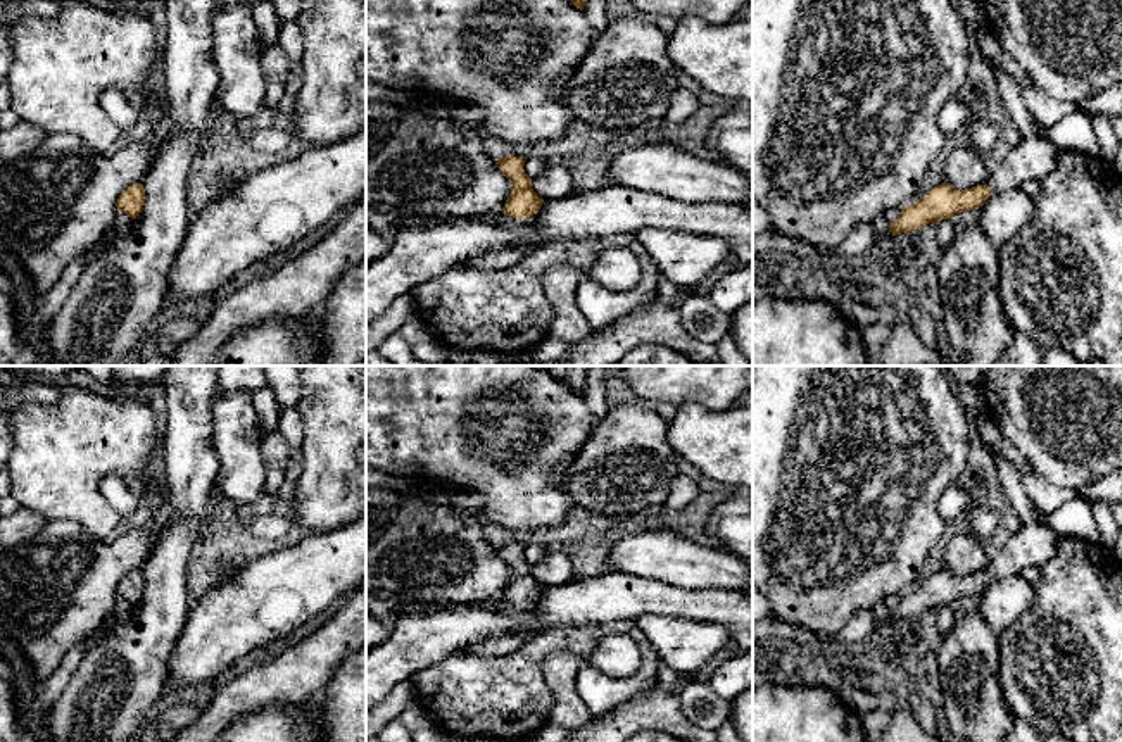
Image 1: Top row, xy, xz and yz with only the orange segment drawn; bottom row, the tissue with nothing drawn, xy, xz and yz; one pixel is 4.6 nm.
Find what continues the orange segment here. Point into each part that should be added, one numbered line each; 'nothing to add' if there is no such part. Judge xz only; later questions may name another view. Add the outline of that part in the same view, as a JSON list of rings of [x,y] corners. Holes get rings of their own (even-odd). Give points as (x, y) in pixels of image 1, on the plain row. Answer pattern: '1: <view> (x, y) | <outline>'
1: xz (515, 613) | [[[501,601],[499,611],[511,623],[521,623],[526,618],[530,609],[526,606],[516,606],[516,604]]]

